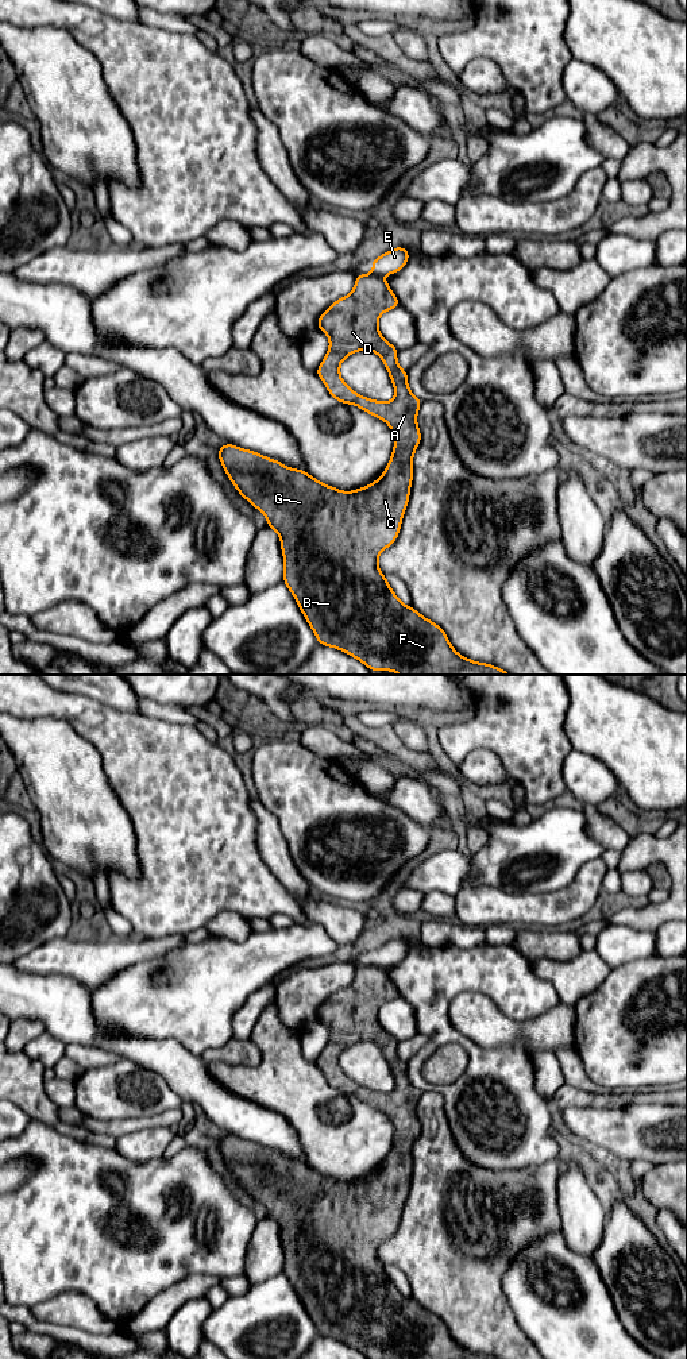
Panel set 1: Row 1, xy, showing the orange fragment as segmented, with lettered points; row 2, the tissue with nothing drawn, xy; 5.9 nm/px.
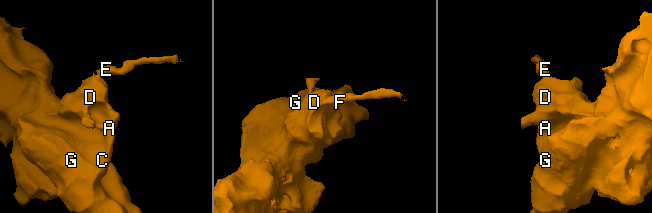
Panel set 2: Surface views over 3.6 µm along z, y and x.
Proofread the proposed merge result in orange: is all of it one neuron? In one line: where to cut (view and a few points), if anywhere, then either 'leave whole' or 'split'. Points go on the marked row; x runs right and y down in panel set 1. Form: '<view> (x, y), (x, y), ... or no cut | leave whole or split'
xy (373, 273), (379, 278) | split

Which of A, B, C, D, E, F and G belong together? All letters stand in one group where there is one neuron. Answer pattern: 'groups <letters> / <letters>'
groups A B C D F G / E

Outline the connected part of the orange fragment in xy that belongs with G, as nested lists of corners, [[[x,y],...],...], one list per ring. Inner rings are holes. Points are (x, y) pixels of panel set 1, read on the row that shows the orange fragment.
[[[360,274],[356,275],[354,290],[335,301],[316,324],[329,337],[329,350],[316,370],[329,394],[341,404],[354,404],[371,416],[385,420],[394,435],[394,449],[390,462],[378,480],[355,491],[341,491],[319,482],[306,471],[289,468],[275,459],[269,459],[232,444],[224,443],[217,455],[223,470],[239,494],[262,511],[267,526],[278,533],[285,563],[283,583],[297,601],[320,645],[336,648],[358,659],[371,671],[391,671],[400,675],[512,675],[491,664],[472,661],[460,656],[452,648],[440,626],[398,599],[386,576],[378,568],[381,552],[398,537],[409,502],[413,455],[421,441],[417,412],[422,401],[412,394],[408,386],[408,371],[404,371],[397,363],[398,348],[386,341],[378,329],[381,314],[397,306],[400,306],[400,301],[387,282],[375,274]],[[362,350],[374,351],[383,360],[395,390],[391,401],[381,402],[359,395],[341,379],[340,363],[348,355]]]

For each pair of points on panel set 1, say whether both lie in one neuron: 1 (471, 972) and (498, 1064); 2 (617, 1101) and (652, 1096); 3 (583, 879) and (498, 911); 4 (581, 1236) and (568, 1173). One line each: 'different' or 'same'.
1: same
2: same
3: same
4: same

